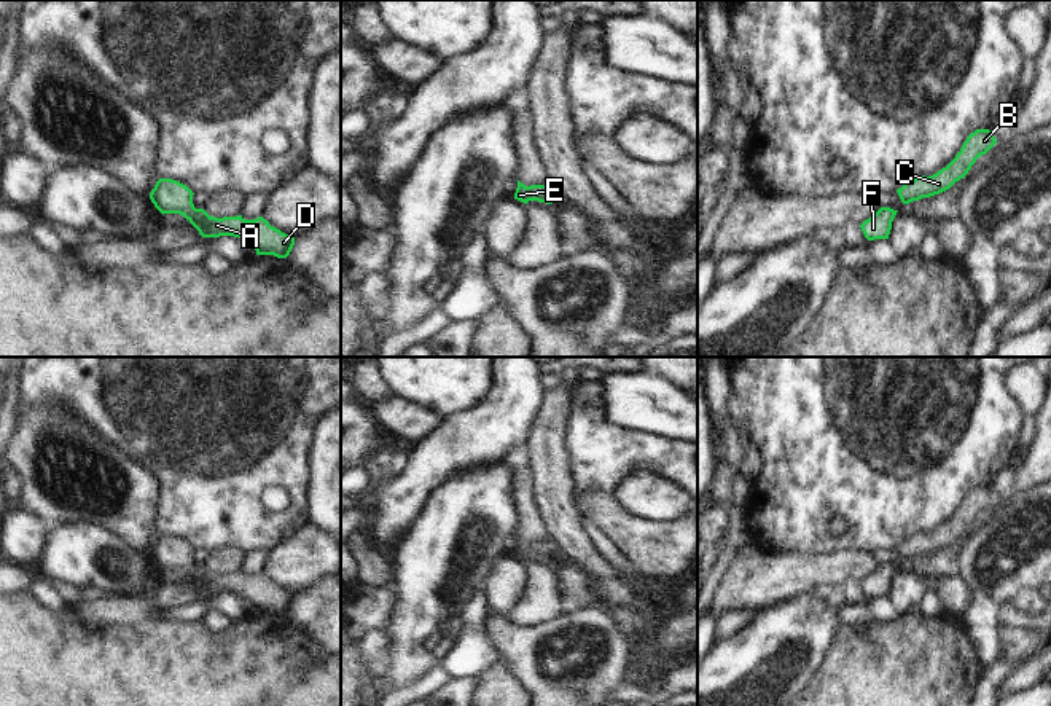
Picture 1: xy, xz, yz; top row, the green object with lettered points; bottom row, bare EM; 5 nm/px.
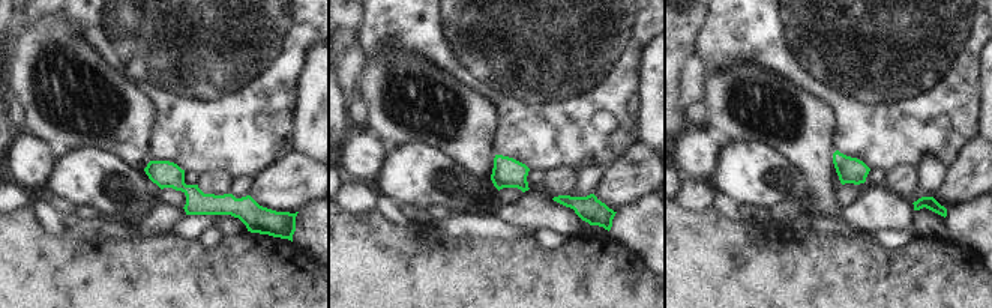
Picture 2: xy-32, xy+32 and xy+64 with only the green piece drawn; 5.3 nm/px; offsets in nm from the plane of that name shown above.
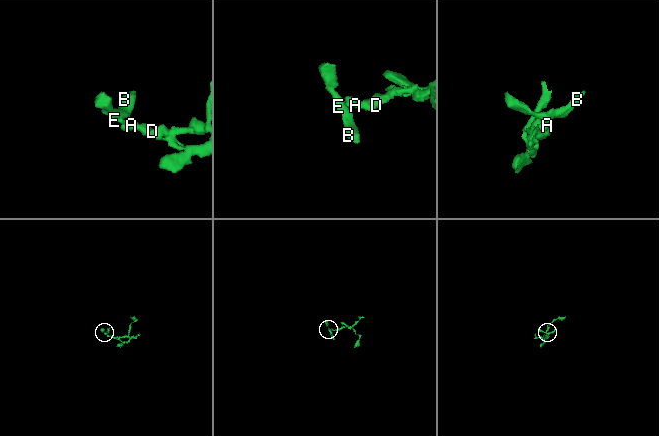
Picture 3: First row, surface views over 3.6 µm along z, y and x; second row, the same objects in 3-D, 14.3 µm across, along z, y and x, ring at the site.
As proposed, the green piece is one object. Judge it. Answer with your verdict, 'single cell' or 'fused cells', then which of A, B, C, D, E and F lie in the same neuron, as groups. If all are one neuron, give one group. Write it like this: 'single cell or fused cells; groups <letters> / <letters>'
single cell; groups A B C D E F

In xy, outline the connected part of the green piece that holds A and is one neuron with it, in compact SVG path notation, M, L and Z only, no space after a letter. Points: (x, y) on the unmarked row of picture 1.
M159 535L150 550L150 556L162 572L183 572L202 594L234 593L248 599L256 612L274 612L277 615L290 612L295 594L271 583L263 574L255 577L245 577L242 572L210 574L204 566L194 564L193 551L186 542L177 537Z

